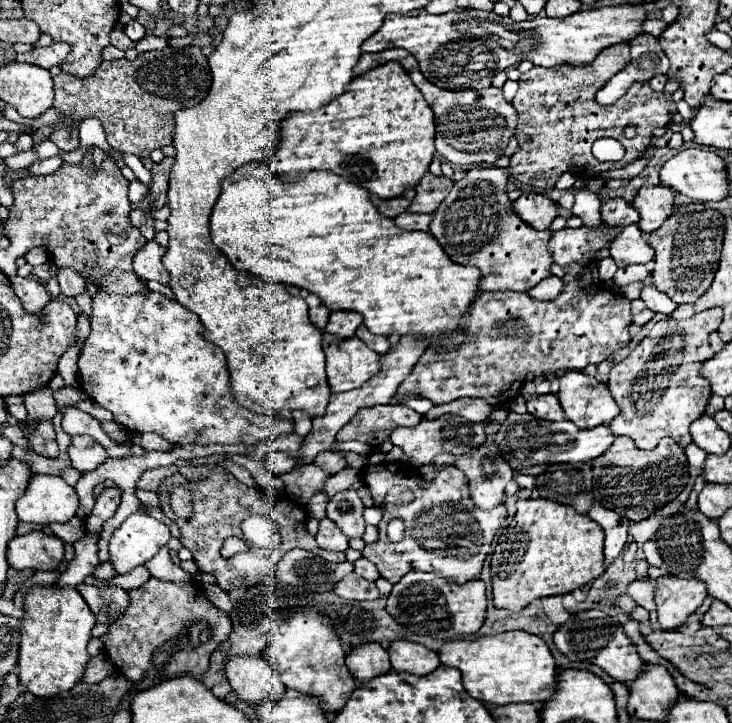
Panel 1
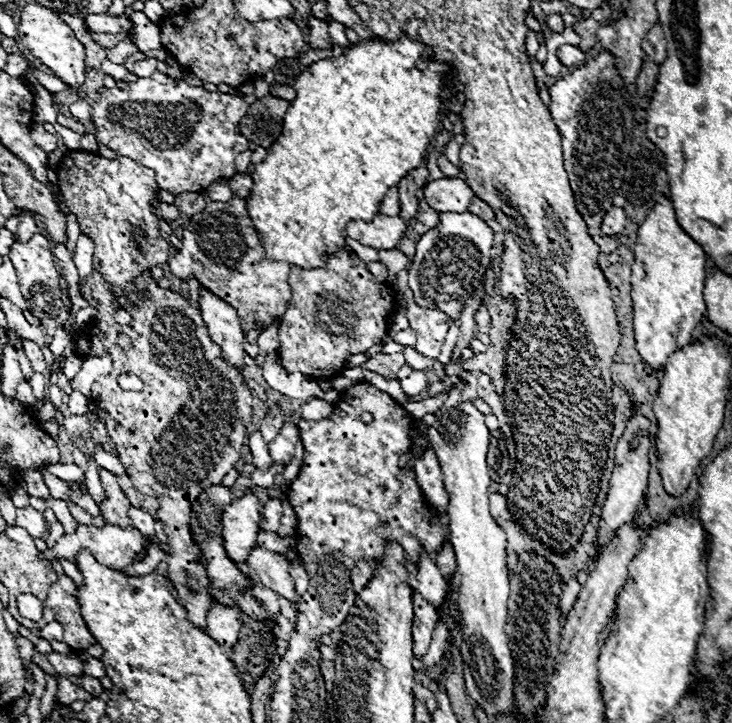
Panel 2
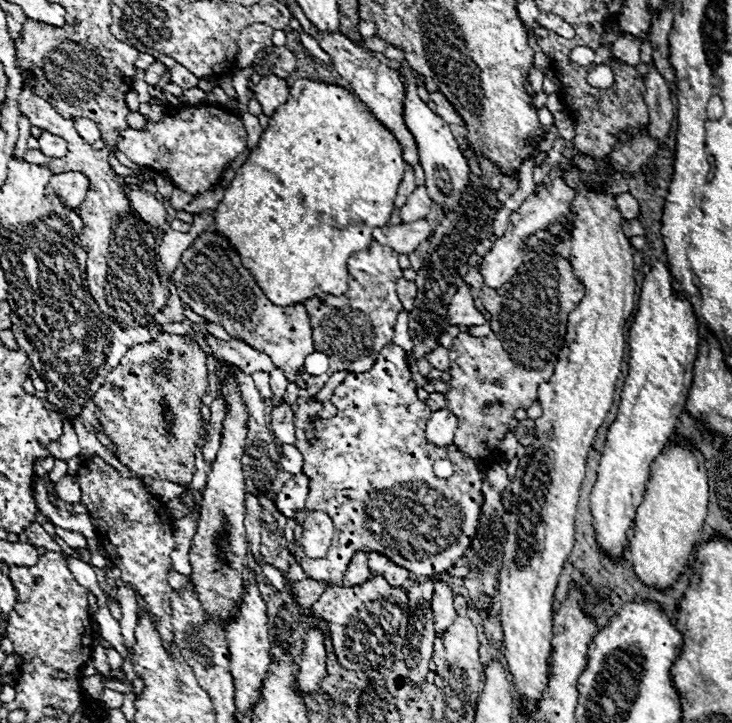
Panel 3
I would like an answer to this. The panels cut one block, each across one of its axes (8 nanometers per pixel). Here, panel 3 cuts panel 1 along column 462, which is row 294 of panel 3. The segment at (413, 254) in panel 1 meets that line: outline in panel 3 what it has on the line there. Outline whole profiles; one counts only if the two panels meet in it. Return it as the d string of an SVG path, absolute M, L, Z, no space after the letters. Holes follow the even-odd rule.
M300 78L290 86L288 102L282 104L276 110L276 114L270 118L270 126L262 134L258 146L250 152L244 166L236 172L234 180L224 190L224 198L214 210L216 232L222 232L224 236L230 236L230 242L234 246L238 246L242 262L246 264L246 268L250 268L254 272L254 280L258 280L258 286L262 288L262 292L266 292L266 296L272 300L272 304L288 306L288 304L294 304L294 302L304 302L306 298L318 296L318 294L340 296L348 290L348 266L346 266L348 258L354 252L368 248L368 244L372 242L372 230L374 228L388 224L390 214L394 212L394 196L398 192L398 184L402 182L406 166L408 164L402 158L402 148L400 148L396 136L382 122L372 118L372 112L368 108L366 110L360 108L358 100L348 90L344 90L342 86L336 86L336 84L326 84L326 82L320 82L320 80Z

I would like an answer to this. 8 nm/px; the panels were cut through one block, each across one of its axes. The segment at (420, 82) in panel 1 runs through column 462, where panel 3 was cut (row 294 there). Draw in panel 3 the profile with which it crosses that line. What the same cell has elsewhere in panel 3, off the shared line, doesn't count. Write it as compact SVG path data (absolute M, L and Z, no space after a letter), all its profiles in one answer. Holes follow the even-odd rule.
M28 74L26 78L26 86L24 90L20 92L20 112L26 114L30 118L30 124L32 126L38 126L50 134L56 134L56 136L62 136L68 144L68 154L63 158L50 158L45 157L40 150L28 149L25 153L24 159L31 164L44 165L50 169L52 174L64 174L64 172L82 172L86 174L88 178L88 184L90 184L90 190L86 192L86 198L84 202L78 206L78 214L84 222L84 228L80 232L80 240L88 252L88 272L86 272L86 288L90 292L90 296L96 300L96 304L100 306L100 310L104 314L108 314L110 318L114 318L114 322L120 326L120 328L138 328L138 326L146 326L152 316L156 312L160 312L164 306L166 306L166 294L164 294L164 288L160 284L160 278L158 278L158 272L156 272L156 240L154 240L154 232L152 228L132 210L130 206L130 200L126 196L126 192L122 190L124 184L136 184L140 186L140 180L136 176L116 176L108 164L108 148L104 150L94 150L86 140L82 140L74 128L74 122L72 120L66 120L62 118L56 108L42 96L38 96L32 88L34 84L34 74Z

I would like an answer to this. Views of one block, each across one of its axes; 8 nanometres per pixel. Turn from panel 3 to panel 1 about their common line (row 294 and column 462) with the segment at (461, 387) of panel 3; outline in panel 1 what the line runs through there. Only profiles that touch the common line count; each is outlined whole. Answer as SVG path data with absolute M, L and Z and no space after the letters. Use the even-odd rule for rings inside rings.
M368 464L364 468L364 482L368 484L376 502L384 500L386 492L396 484L412 488L416 494L416 500L410 502L410 506L390 506L382 510L378 540L362 550L362 556L378 566L382 578L394 584L400 582L400 578L410 570L422 570L464 584L480 574L482 562L490 552L494 532L508 516L504 504L496 506L494 510L478 510L470 498L468 480L458 468L442 468L432 482L426 482L414 468L404 464ZM394 518L404 522L404 538L400 542L390 542L386 536L388 522Z

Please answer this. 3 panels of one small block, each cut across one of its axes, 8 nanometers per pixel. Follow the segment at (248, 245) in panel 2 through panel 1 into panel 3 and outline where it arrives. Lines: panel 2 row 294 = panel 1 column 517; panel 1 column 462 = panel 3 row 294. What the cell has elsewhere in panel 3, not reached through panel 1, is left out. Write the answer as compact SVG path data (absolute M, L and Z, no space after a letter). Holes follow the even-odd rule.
M218 232L198 234L192 246L180 256L180 262L172 274L172 282L180 300L190 306L192 312L220 324L232 338L268 354L274 366L286 372L290 382L298 378L296 370L304 364L304 358L314 352L312 328L306 308L302 304L272 304L256 284L252 272L244 268L238 250L226 236Z

